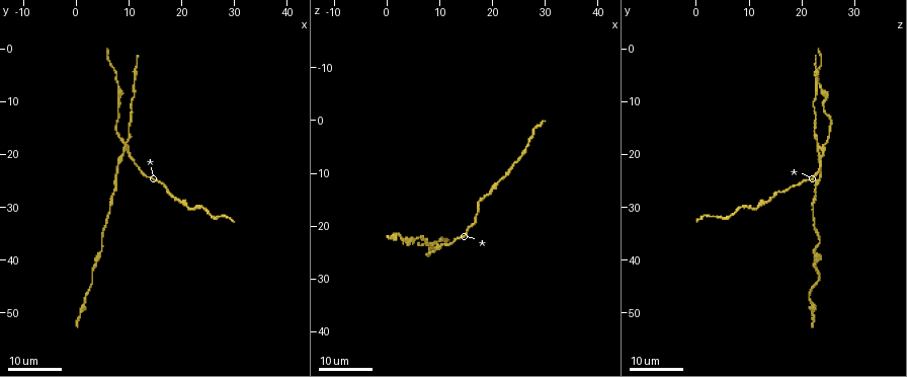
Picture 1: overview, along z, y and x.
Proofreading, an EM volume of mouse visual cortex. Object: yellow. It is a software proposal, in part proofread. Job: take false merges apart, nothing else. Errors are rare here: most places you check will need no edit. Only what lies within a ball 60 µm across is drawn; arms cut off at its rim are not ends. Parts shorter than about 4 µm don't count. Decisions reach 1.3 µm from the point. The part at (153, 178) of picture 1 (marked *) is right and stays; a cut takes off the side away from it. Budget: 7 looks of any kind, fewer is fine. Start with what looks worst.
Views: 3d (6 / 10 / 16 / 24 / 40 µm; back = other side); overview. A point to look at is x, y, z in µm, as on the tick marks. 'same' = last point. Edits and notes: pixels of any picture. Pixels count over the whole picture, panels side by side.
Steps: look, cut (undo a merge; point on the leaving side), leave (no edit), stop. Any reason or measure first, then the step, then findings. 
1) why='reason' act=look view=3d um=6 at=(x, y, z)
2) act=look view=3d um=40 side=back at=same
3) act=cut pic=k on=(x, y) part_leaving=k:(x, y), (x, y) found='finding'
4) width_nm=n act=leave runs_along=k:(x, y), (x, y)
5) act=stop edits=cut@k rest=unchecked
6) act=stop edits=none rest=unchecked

why='four or more arms meet' act=look view=3d um=24 at=(9.5, 18.5, 24.0)

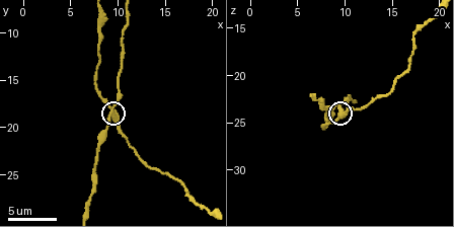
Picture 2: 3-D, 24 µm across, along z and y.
act=look view=3d um=6 at=(9.6, 18.6, 23.6)

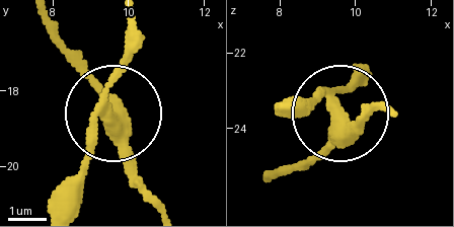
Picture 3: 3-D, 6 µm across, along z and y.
width_nm=390 act=cut pic=3 on=(125, 51) part_leaving=3:(105, 109), (76, 204) found='a second neuron is stuck on'

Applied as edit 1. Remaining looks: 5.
act=look view=overview

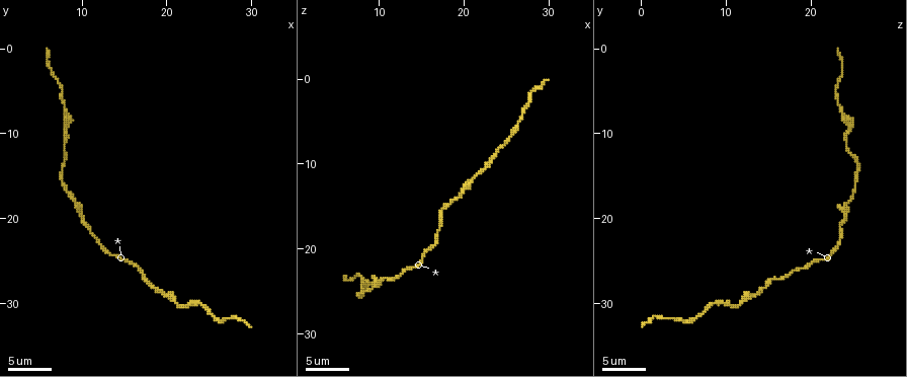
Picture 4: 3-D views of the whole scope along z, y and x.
why='calibre changes' act=look view=3d um=6 at=(8.2, 7.6, 23.6)

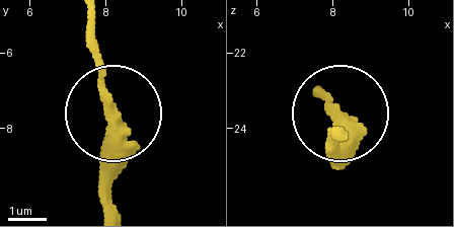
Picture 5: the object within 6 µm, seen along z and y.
width_nm=360 act=leave runs_along=5:(103, 203), (112, 106), (93, 58), (93, 19) found='continuous, no second neuron'

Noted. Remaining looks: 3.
why='sudden change in width' act=look view=3d um=10 at=(17.2, 27.2, 16.2)

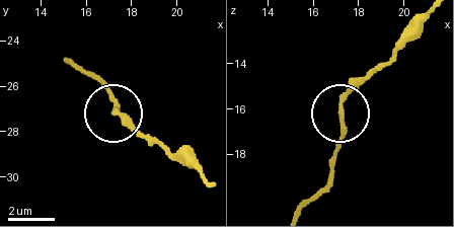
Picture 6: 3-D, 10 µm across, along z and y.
act=leave runs_along=6:(67, 59), (108, 90), (111, 111), (151, 139) found='all the same neuron'

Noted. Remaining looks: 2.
why='sudden change in width' act=look view=3d um=16 at=(23.6, 30.2, 9.2)

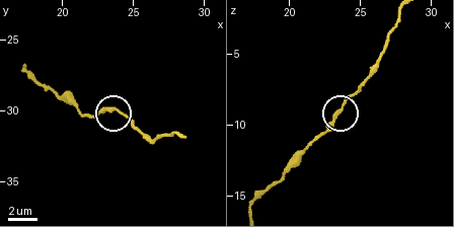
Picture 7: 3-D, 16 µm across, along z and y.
width_nm=210 act=leave runs_along=7:(252, 210), (253, 203), (367, 80) found='all the same neuron'

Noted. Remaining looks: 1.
act=stop edits=cut@3 rest=unchecked

